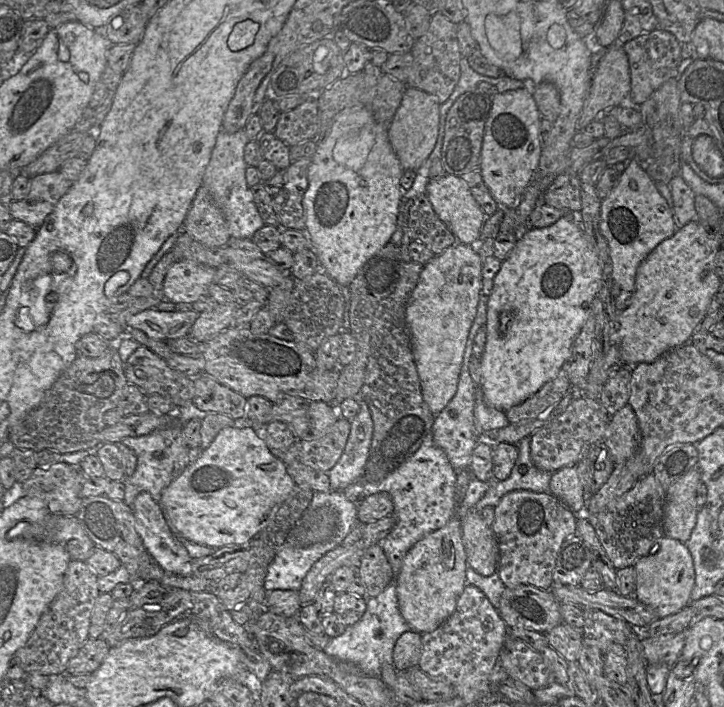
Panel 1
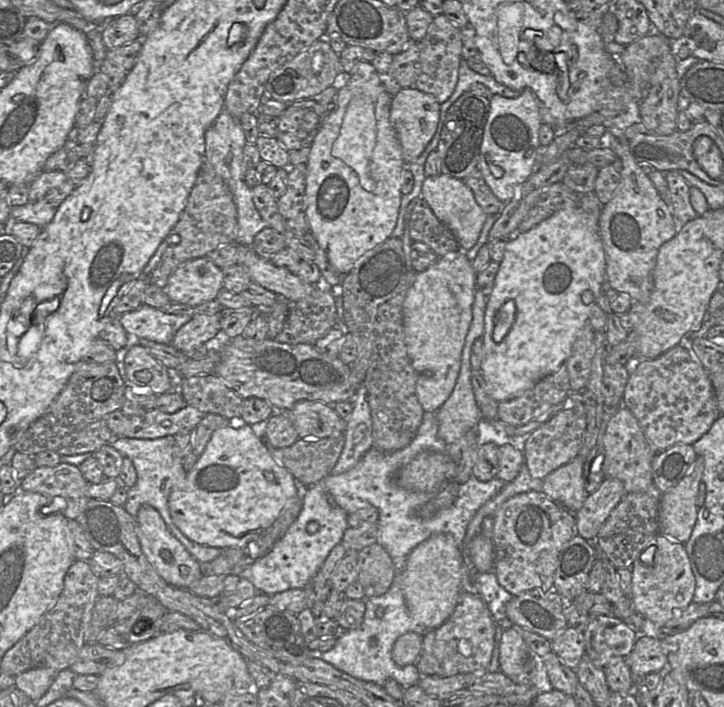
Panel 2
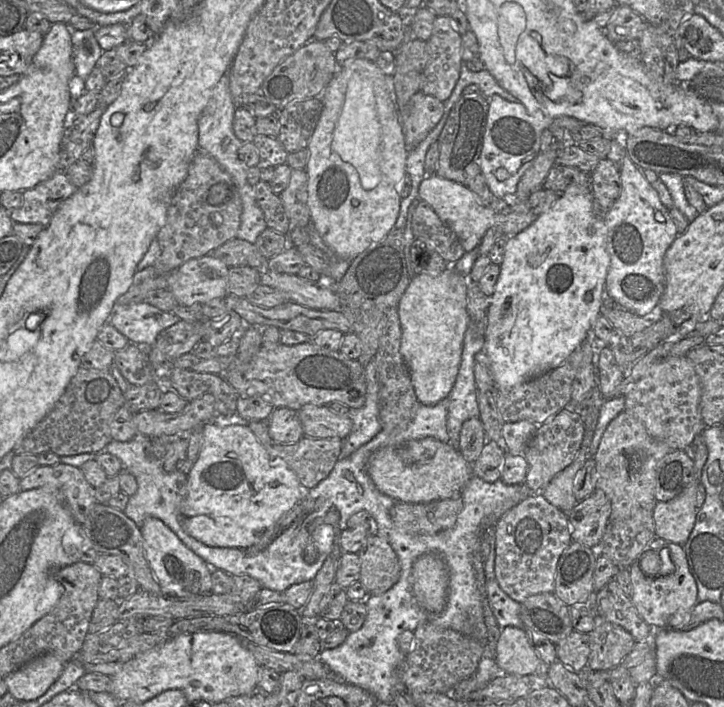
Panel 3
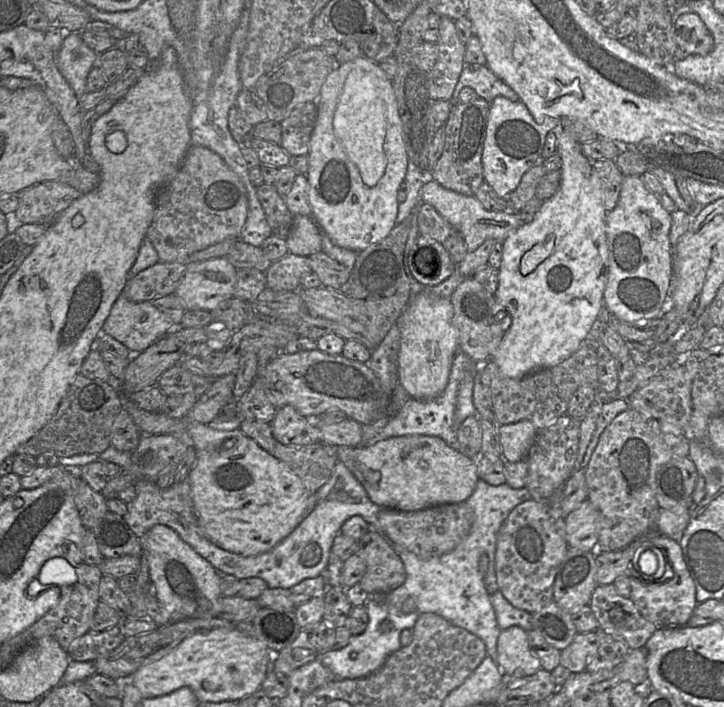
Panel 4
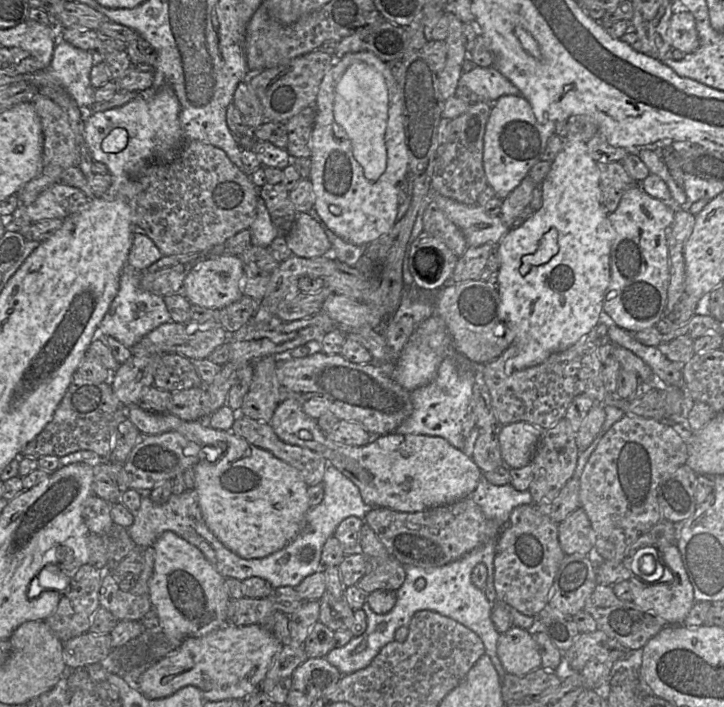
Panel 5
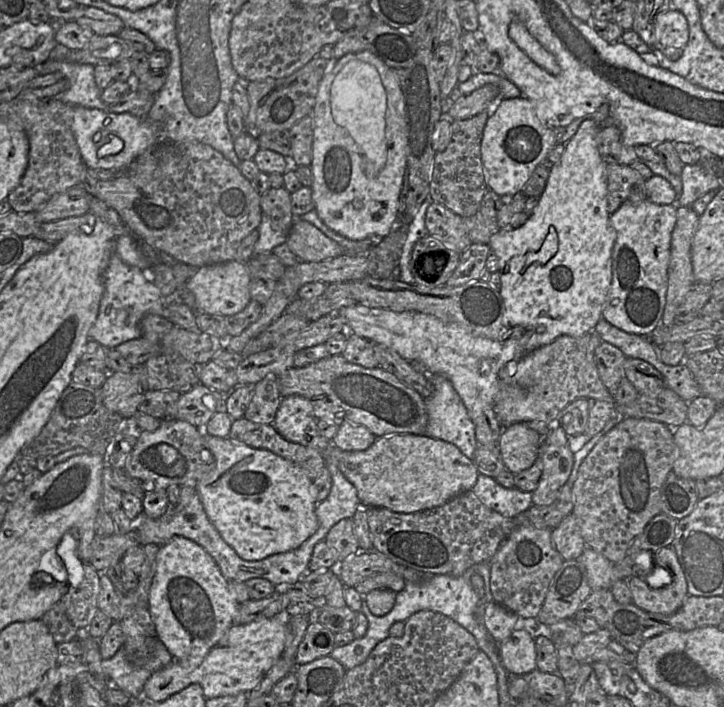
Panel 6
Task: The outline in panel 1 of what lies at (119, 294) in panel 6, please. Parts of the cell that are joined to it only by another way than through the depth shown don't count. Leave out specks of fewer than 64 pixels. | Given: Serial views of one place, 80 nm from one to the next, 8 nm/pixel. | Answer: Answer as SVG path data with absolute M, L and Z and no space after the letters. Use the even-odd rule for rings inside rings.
M147 309L131 316L126 327L141 330L151 339L166 342L188 336L199 315L193 309L172 312Z

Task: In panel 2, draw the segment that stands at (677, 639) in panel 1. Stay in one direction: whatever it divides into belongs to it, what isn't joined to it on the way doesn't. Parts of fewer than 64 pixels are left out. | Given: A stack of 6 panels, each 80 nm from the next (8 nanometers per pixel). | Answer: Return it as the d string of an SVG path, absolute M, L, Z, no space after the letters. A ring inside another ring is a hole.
M639 635L627 663L634 679L642 679L650 673L664 673L668 659L662 648L661 637Z

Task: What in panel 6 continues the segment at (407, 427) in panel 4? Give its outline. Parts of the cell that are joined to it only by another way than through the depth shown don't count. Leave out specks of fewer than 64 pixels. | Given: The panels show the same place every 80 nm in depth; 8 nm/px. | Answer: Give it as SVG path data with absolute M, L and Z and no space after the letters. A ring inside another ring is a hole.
M431 375L429 381L432 385L432 394L424 400L428 414L424 435L455 445L462 454L473 461L477 448L475 424L470 419L460 395L450 380L443 375Z

